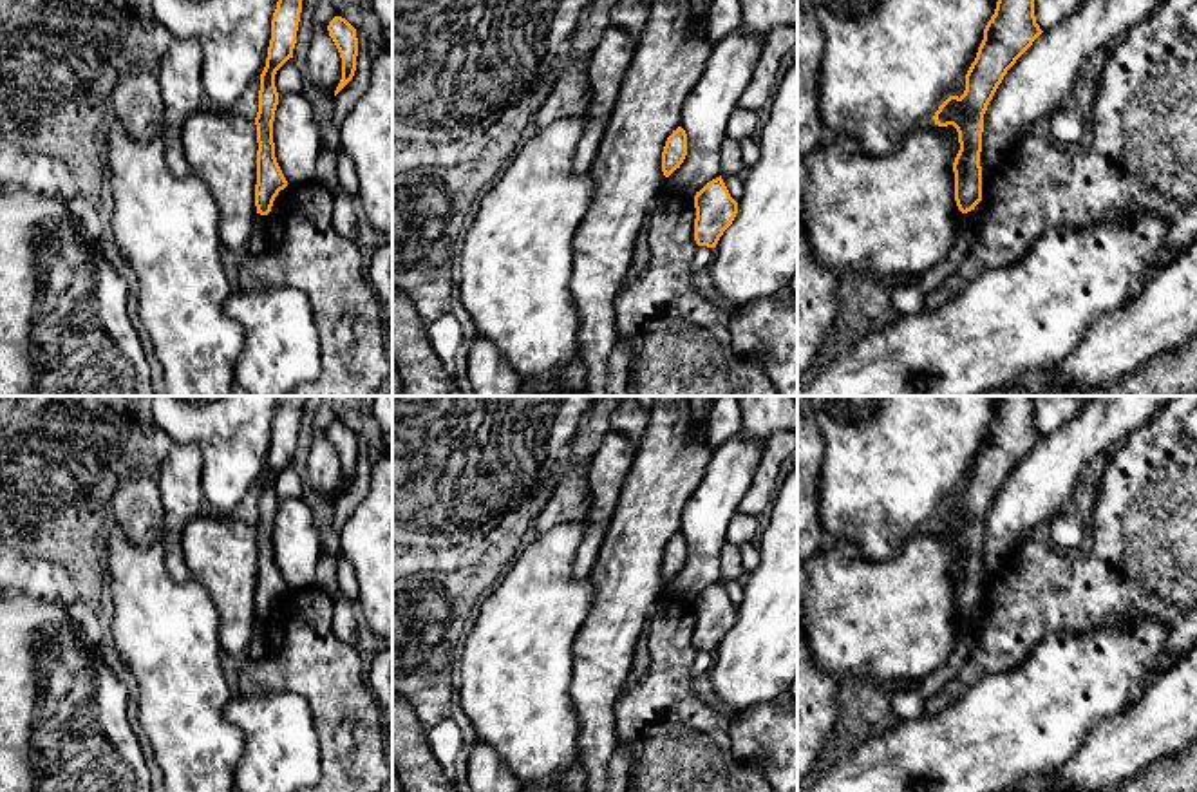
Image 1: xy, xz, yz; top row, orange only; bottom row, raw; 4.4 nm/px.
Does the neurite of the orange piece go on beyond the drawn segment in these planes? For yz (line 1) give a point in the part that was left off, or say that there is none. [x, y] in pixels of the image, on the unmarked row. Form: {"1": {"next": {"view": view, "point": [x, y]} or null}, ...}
{"1": {"next": null}}

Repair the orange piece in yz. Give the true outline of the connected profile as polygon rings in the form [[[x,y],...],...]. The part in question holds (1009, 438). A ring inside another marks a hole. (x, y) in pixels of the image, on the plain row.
[[[998,396],[994,420],[966,479],[964,499],[949,501],[933,521],[935,530],[953,530],[958,537],[960,555],[953,577],[955,606],[962,618],[975,615],[982,606],[980,557],[987,510],[1007,476],[1041,438],[1032,396]]]

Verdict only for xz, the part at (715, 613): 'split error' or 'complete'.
complete

